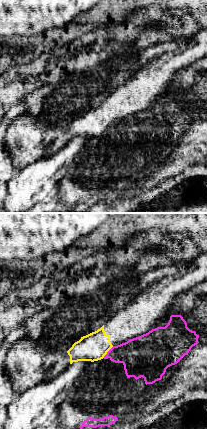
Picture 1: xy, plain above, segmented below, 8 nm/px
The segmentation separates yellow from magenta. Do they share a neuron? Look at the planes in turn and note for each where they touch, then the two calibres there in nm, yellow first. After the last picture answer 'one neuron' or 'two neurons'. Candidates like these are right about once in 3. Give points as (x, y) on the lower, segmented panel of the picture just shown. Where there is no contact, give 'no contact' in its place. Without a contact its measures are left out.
contact (107, 351); calibres 220 and 280 nm

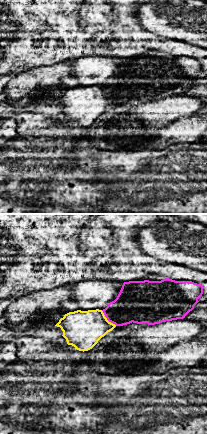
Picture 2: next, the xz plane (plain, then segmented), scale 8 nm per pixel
contact (106, 319); calibres 300 and 280 nm

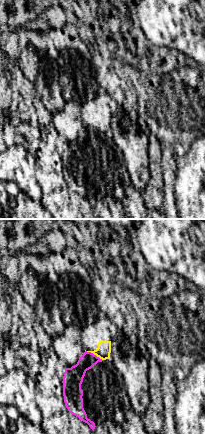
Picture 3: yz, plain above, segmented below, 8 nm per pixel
contact (94, 354); calibres 120 and 160 nm

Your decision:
two neurons

